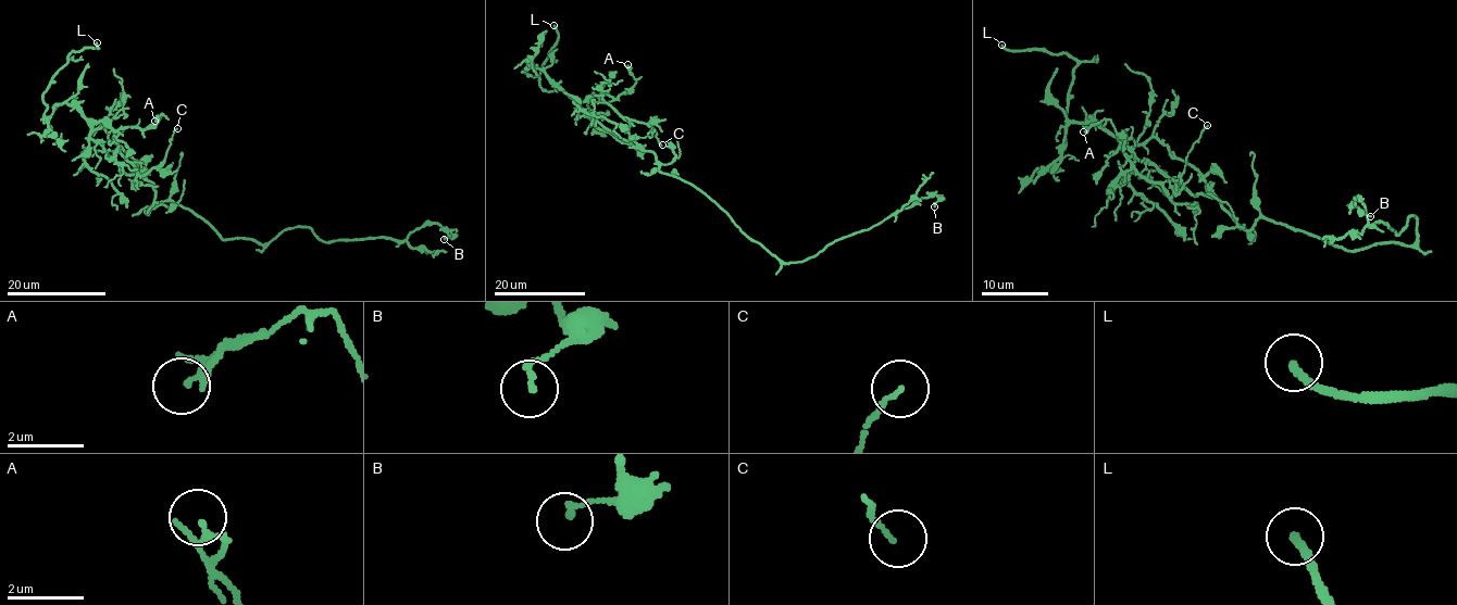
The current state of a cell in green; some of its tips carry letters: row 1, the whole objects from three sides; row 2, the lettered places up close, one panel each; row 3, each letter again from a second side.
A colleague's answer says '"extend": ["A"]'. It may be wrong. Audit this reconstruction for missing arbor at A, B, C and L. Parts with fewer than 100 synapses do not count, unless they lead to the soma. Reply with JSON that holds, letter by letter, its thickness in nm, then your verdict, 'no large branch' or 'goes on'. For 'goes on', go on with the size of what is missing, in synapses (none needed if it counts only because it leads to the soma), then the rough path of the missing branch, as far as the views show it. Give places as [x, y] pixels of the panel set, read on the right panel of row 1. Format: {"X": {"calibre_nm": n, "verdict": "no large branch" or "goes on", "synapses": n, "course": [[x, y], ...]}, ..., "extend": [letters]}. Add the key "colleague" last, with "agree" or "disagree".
{"A": {"calibre_nm": 130, "verdict": "no large branch"}, "B": {"calibre_nm": 140, "verdict": "no large branch"}, "C": {"calibre_nm": 120, "verdict": "no large branch"}, "L": {"calibre_nm": 220, "verdict": "goes on"}, "extend": ["L"], "colleague": "disagree"}

